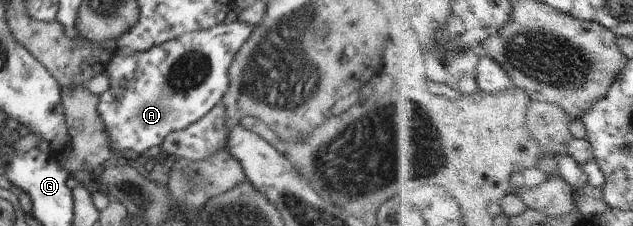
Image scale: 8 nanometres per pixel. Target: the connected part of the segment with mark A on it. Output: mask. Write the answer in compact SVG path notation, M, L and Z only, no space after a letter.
M236 20L230 24L212 27L208 30L194 31L160 46L152 47L140 54L125 56L117 53L111 57L105 71L110 75L110 87L97 97L98 113L105 122L110 146L115 152L144 151L161 146L171 132L186 131L193 127L206 113L219 103L229 87L229 68L237 52L245 45L251 35L254 24Z

